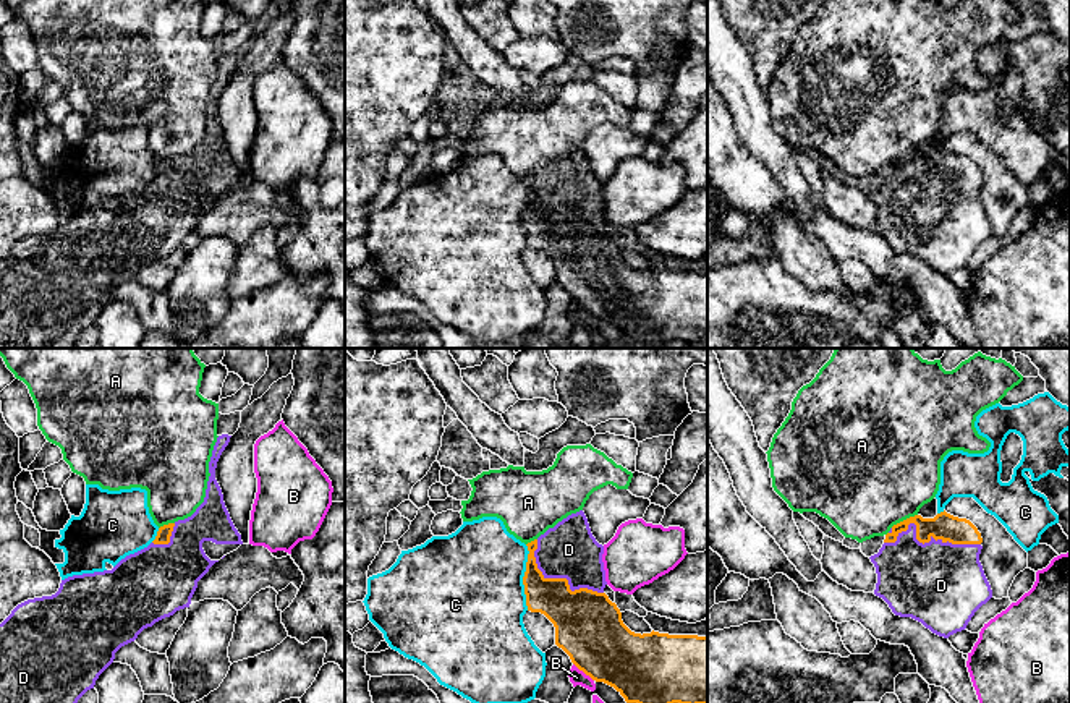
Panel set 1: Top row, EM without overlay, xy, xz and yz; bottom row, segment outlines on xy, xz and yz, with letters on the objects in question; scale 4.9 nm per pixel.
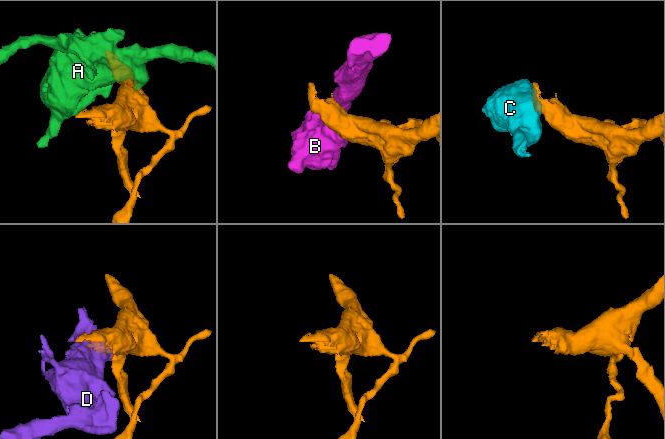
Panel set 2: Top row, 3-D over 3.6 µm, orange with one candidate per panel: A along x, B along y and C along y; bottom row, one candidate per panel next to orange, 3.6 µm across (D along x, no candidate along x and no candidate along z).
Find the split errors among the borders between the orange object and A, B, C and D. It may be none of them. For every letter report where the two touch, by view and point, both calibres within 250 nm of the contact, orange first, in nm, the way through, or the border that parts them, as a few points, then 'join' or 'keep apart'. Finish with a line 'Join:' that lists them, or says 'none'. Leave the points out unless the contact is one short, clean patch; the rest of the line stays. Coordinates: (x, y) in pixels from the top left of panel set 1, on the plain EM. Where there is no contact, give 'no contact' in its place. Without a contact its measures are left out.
A: contact yz (904, 157); calibres 140 and 500 nm; border yz (917, 151), (891, 164); keep apart
B: contact xz (583, 308); calibres 340 and 80 nm; keep apart
C: contact xz (523, 214); calibres 190 and 500 nm; border xz (525, 182), (528, 190), (523, 230), (528, 247); keep apart
D: contact yz (925, 178); calibres 140 and 420 nm; join
Join: D

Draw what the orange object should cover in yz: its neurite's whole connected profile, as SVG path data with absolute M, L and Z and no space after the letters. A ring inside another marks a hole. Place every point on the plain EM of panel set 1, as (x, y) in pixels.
M945 147L934 156L910 154L894 162L879 190L869 194L877 211L874 232L882 235L895 253L911 254L932 271L949 275L965 267L974 249L992 235L991 222L979 199L981 180L981 170L970 157L953 154Z

